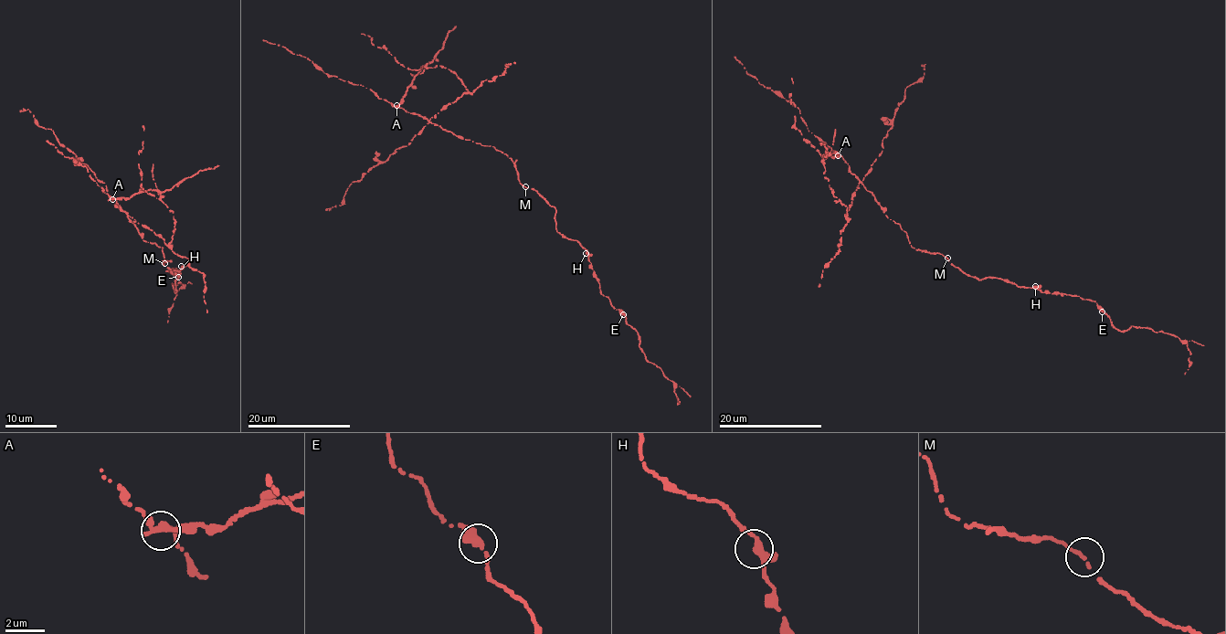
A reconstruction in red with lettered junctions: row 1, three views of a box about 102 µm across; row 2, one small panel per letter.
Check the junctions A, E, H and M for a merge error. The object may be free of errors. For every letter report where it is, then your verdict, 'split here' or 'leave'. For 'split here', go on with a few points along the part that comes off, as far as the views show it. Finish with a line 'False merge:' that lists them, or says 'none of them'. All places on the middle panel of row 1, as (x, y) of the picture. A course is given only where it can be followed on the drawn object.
A: at (396, 105); split here; foreign part runs (396, 106), (418, 72), (437, 65), (455, 73), (468, 90), (354, 181), (342, 205), (326, 210)
E: at (623, 314); leave
H: at (586, 253); leave
M: at (525, 186); leave
False merge: A

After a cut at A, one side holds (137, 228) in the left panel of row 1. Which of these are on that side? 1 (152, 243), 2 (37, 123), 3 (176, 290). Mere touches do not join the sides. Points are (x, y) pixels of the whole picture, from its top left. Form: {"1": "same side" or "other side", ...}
{"1": "same side", "2": "other side", "3": "same side"}

